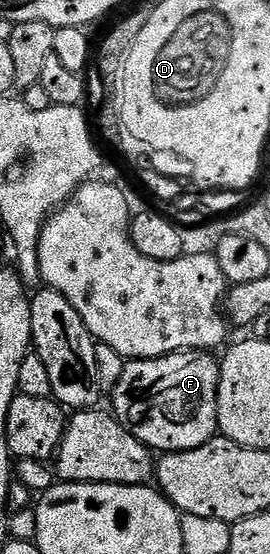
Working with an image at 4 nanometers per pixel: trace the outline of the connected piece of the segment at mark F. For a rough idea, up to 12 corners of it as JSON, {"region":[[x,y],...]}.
{"region":[[204,350],[125,363],[112,413],[154,452],[219,433]]}

